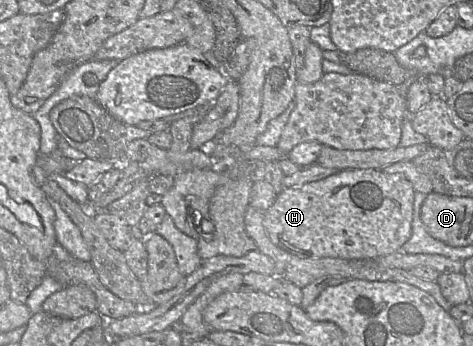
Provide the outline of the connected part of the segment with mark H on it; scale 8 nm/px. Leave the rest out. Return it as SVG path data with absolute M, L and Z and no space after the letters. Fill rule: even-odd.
M344 169L319 181L284 188L264 213L263 227L274 245L301 258L374 260L397 252L410 239L414 193L401 174Z

